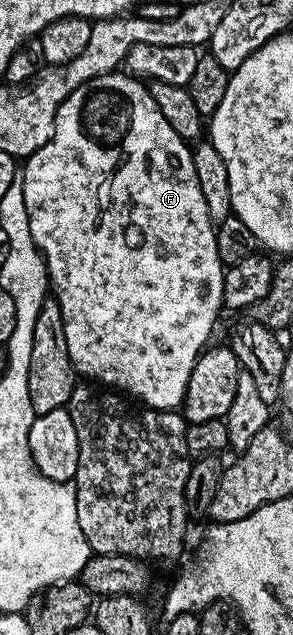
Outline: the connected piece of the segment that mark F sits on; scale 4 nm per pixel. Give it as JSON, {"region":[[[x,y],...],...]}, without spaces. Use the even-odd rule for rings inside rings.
{"region":[[[112,72],[97,76],[81,84],[81,88],[69,92],[69,96],[55,113],[53,136],[37,152],[30,154],[21,166],[25,208],[29,212],[29,232],[33,232],[33,240],[43,253],[49,286],[61,308],[65,344],[69,348],[69,360],[75,366],[76,375],[83,377],[84,374],[87,377],[84,379],[92,383],[114,388],[132,399],[140,398],[135,400],[153,410],[175,410],[182,407],[189,376],[193,372],[196,360],[212,341],[211,329],[219,318],[219,310],[224,309],[225,267],[217,252],[216,223],[210,218],[209,209],[201,194],[201,186],[198,184],[197,173],[194,172],[192,151],[185,139],[177,136],[173,128],[169,128],[169,120],[161,116],[161,108],[157,108],[150,89],[140,79],[127,72]]]}

